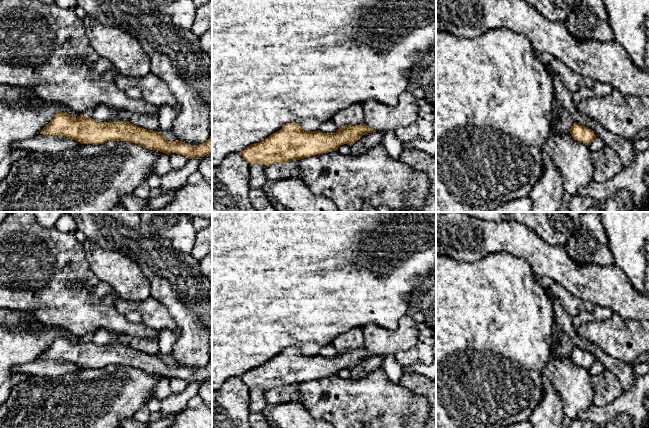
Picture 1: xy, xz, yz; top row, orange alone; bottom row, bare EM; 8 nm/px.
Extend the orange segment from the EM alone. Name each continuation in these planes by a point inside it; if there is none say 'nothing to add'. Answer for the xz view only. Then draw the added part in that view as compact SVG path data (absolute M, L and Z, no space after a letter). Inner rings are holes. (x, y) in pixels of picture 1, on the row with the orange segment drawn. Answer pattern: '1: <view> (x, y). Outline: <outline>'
nothing to add

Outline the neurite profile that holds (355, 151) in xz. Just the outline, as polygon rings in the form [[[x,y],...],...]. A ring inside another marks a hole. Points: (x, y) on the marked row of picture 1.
[[[371,132],[363,135],[350,147],[353,156],[360,156],[368,152],[374,145],[382,143],[383,132]]]

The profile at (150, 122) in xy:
[[[133,114],[130,117],[129,122],[147,130],[160,132],[157,115]]]

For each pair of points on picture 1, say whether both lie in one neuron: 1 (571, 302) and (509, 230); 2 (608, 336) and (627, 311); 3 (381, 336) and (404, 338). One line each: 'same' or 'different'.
1: different
2: different
3: same

